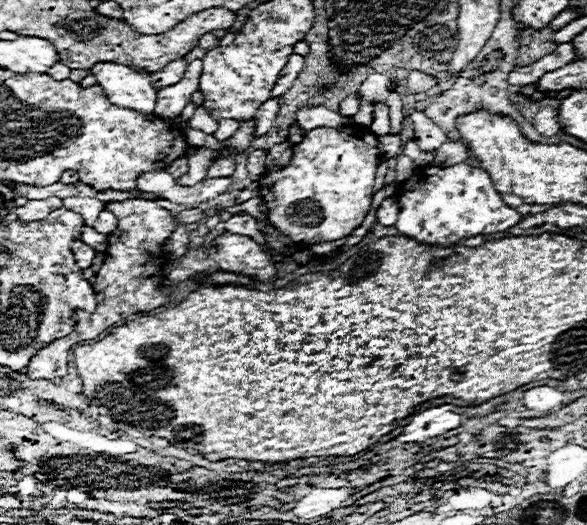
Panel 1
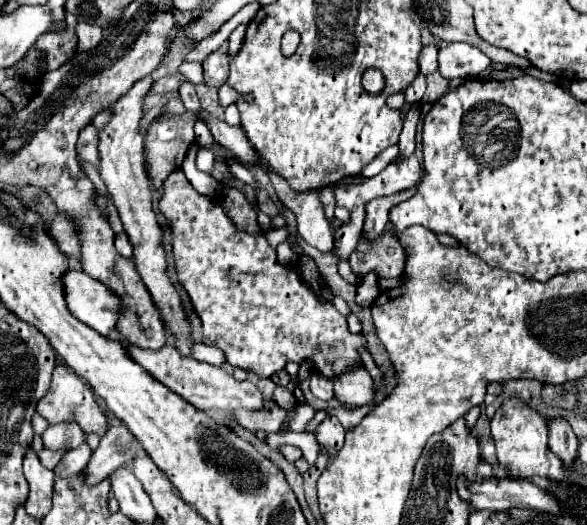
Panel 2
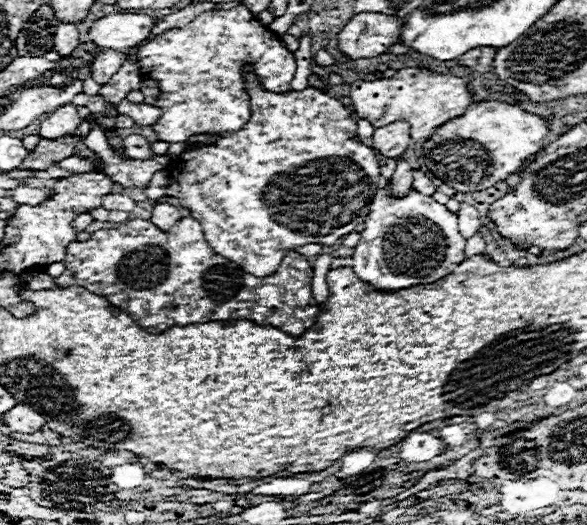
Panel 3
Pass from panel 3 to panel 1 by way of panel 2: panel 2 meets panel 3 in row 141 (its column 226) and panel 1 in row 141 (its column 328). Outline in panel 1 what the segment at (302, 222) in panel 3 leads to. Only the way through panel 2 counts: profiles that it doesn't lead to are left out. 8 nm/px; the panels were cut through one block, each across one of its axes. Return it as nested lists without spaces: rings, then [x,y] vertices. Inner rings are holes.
[[[358,124],[314,128],[296,144],[288,166],[272,170],[260,180],[260,194],[268,208],[270,224],[296,244],[332,242],[350,236],[370,212],[380,162],[378,138],[368,128]]]

